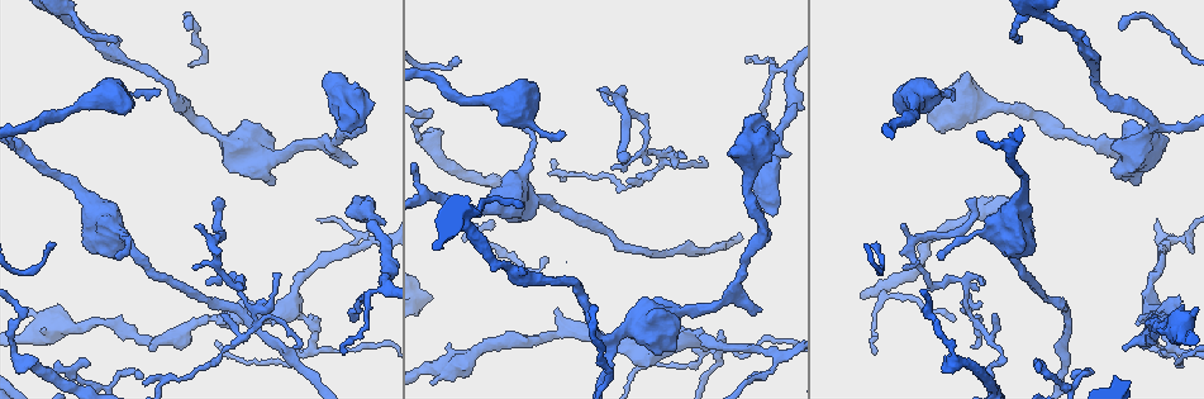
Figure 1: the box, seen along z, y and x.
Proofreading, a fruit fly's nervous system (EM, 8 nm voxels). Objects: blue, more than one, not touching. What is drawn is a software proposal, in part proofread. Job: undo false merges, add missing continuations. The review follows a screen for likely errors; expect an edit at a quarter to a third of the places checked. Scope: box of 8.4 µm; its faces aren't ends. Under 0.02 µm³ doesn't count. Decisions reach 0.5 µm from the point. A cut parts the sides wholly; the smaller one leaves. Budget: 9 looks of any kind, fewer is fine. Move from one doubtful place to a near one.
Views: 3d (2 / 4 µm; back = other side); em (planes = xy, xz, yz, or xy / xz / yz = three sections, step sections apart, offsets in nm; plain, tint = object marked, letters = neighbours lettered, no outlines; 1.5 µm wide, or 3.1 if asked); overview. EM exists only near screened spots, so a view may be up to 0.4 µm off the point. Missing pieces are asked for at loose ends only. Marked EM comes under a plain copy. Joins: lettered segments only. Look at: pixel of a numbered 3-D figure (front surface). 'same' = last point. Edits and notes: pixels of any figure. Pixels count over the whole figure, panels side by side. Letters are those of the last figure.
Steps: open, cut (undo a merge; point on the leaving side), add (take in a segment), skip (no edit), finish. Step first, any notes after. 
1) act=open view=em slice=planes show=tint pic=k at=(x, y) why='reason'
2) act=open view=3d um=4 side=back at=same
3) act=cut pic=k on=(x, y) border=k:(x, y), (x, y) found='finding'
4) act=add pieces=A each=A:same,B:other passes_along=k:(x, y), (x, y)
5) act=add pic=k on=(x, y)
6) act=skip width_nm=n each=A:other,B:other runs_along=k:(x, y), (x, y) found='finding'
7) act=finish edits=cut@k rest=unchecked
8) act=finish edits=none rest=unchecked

act=open view=em slice=xz step=8 show=tint pic=1 at=(355, 164) why='branch stops here'

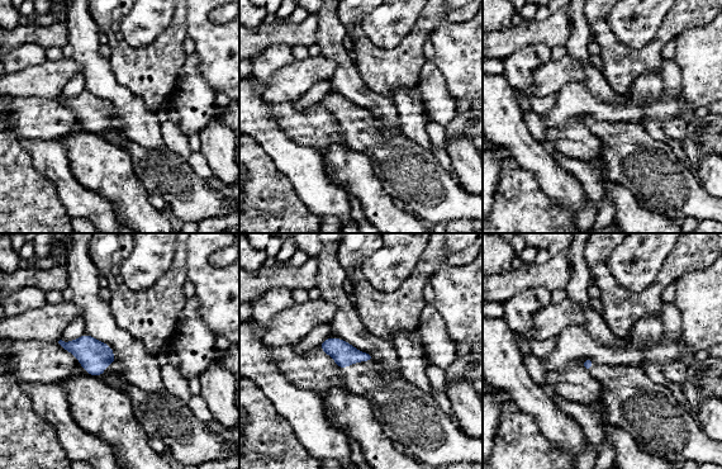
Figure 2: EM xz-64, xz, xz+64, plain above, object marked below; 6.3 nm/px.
act=open view=em slice=xy step=8 show=letters at=same

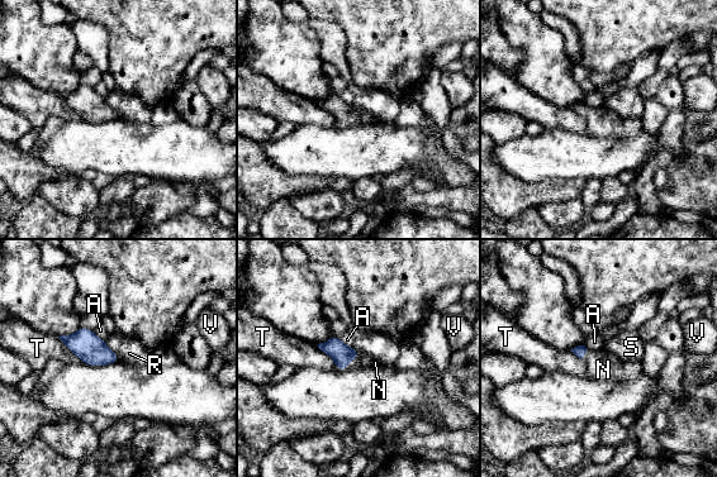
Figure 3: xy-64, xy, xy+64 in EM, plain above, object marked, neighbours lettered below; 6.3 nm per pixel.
act=add pieces=N longest_contact=T:220nm each=A:other,N:same,R:other,S:other,T:other,V:other found='the neuron continues'

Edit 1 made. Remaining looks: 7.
act=open view=overview

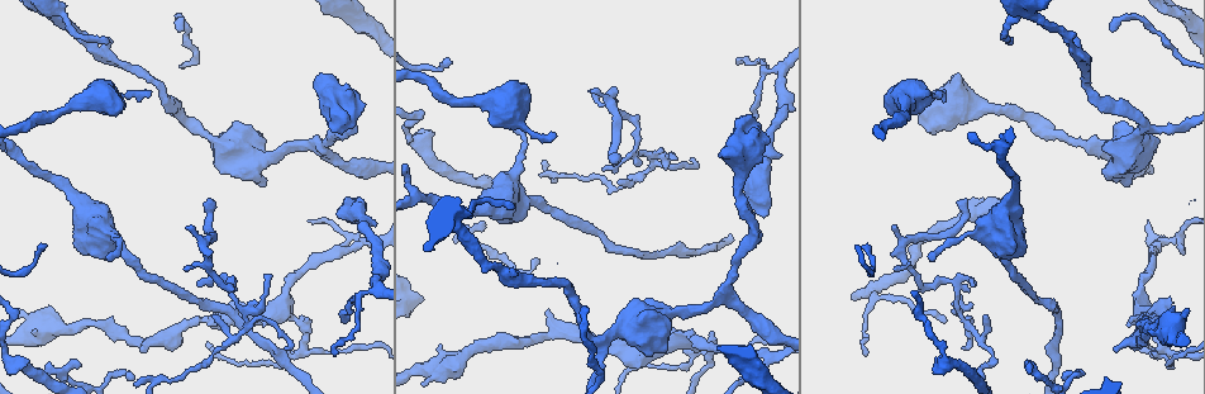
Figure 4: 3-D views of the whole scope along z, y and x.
act=open view=em slice=xy step=8 show=letters pic=4 at=(304, 348) why='abrupt turn'

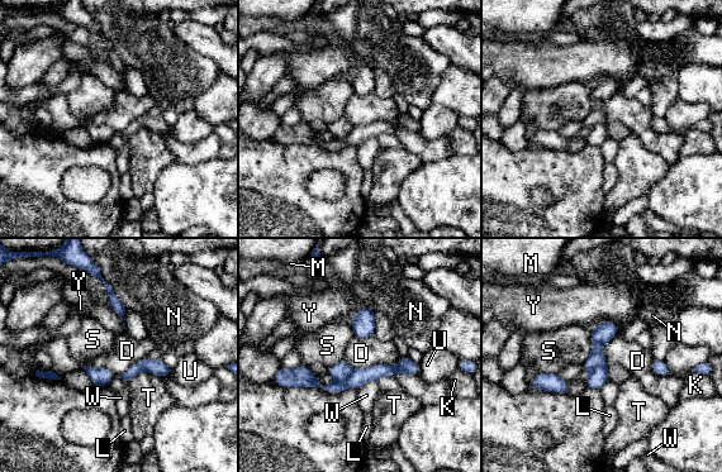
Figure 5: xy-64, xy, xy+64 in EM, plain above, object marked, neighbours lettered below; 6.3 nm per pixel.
act=open view=em slice=planes show=letters at=same why='another direction'

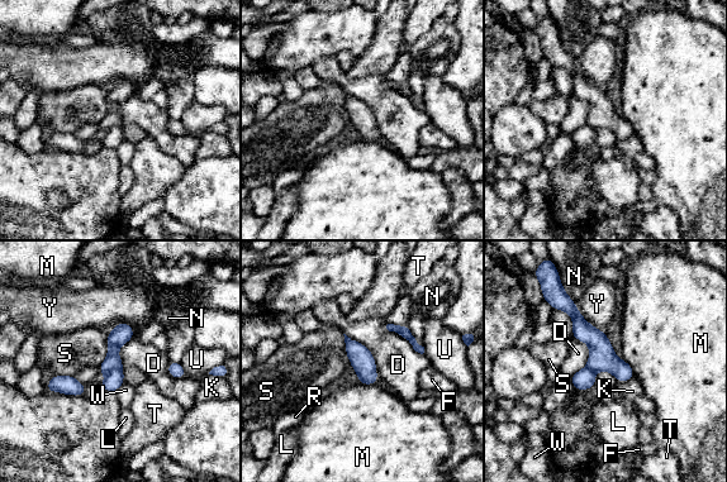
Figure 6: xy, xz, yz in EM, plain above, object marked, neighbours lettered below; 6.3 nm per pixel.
act=cut pic=6 on=(114, 378) width_nm=140 each=D:other,F:other,K:other,L:other,M:other,N:other,R:other,S:other,T:other,U:other,W:other,Y:other border=6:(122, 367), (113, 368), (105, 373) found='two neurons meet here'

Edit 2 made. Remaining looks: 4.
act=open view=em slice=yz step=4 show=letters pic=4 at=(764, 216) why='free end'

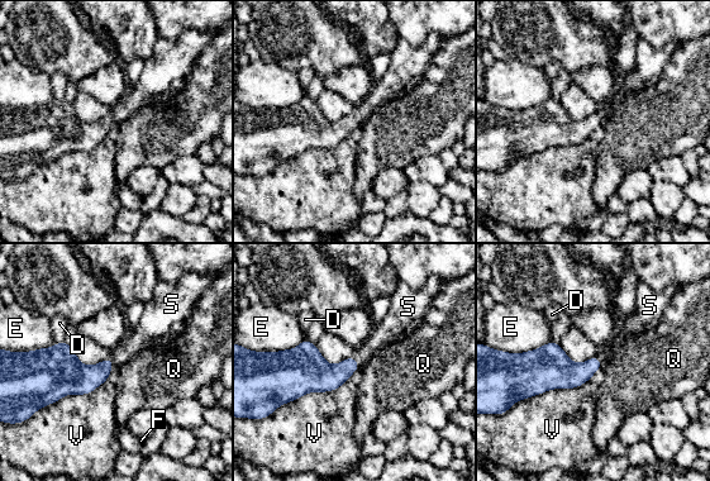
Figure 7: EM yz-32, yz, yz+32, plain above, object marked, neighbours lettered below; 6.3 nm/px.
act=add pieces=S each=D:other,E:other,F:other,Q:other,S:same,V:other passes_along=7:(320, 376), (357, 362), (384, 333) found='it goes on there'

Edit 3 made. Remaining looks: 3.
act=open view=overview why='see it whole again'

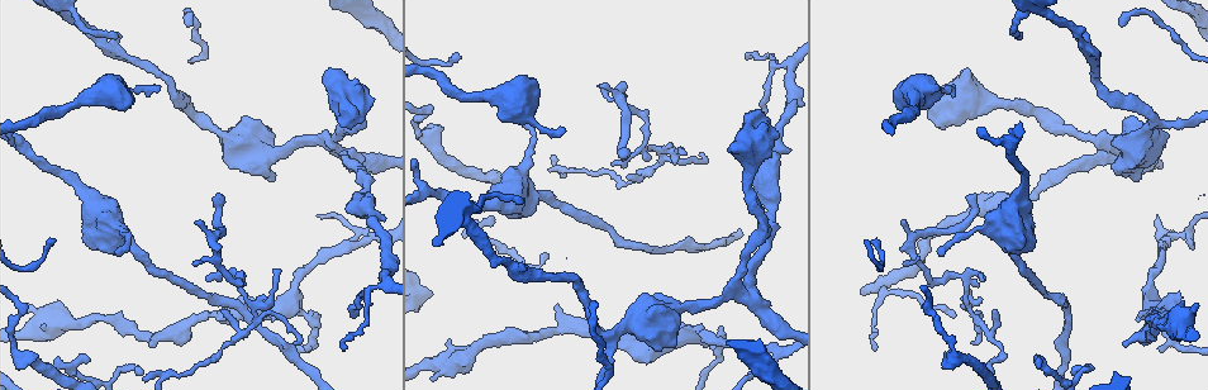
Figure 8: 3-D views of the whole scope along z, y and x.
act=open view=3d um=4 pic=8 at=(562, 129) why='free end'

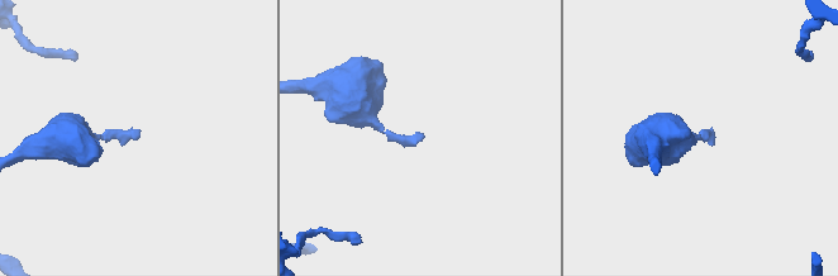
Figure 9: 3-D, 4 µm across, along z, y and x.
act=open view=em slice=xy step=8 show=letters pic=9 at=(704, 133)

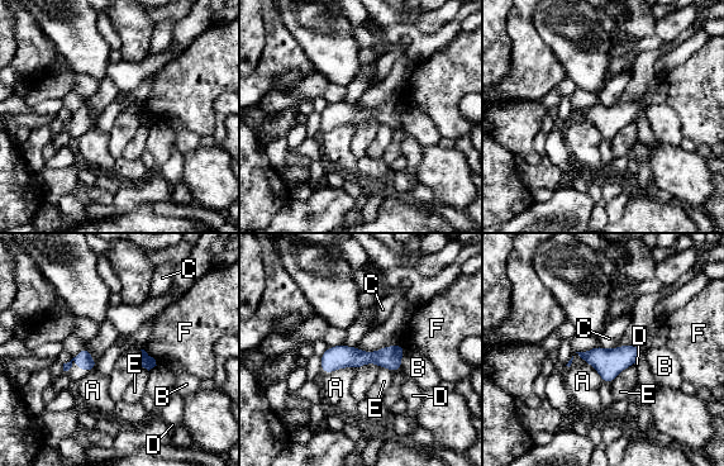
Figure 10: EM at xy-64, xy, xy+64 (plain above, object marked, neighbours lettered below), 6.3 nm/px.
act=skip each=A:other,B:other,C:other,D:other,E:other,F:other border=10:(599, 345), (605, 348), (619, 346) found='none of them fits'

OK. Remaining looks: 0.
act=finish edits=add@3,cut@6,add@7 rest=unchecked

